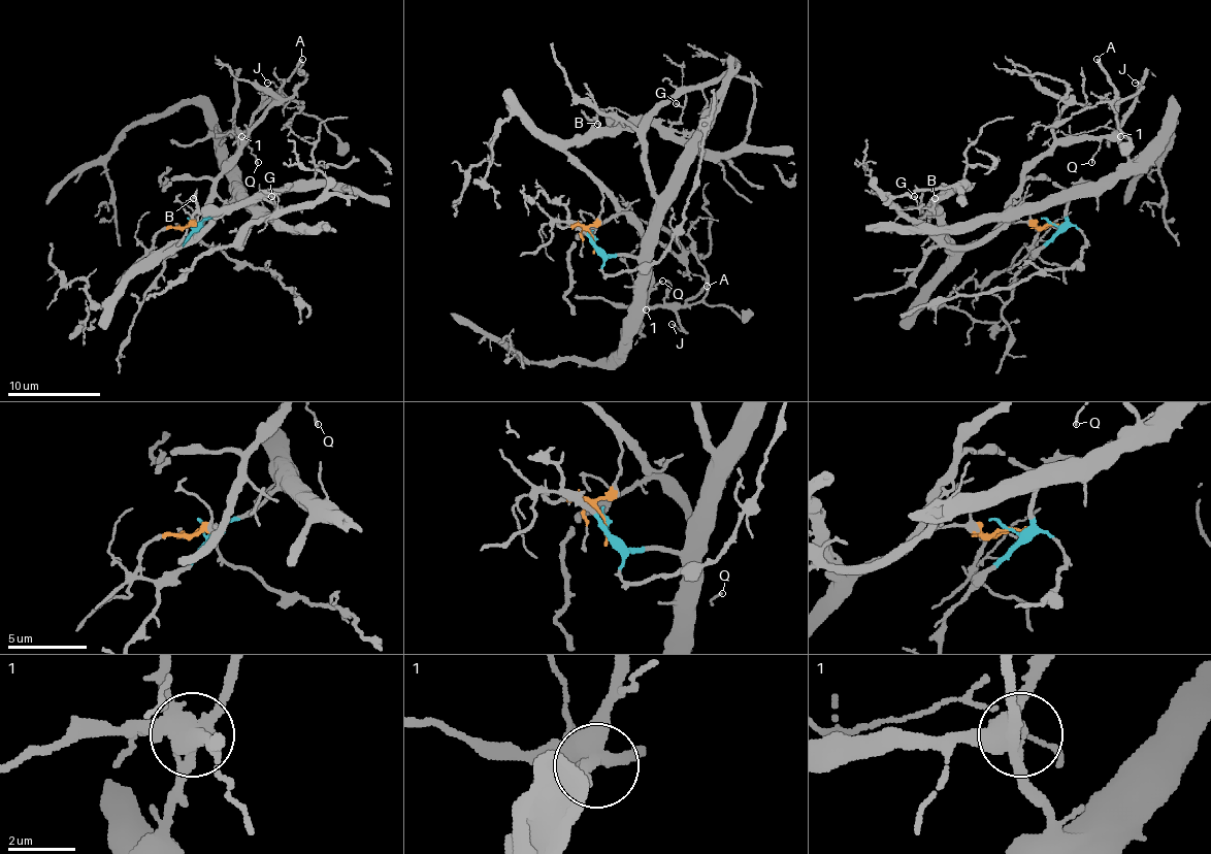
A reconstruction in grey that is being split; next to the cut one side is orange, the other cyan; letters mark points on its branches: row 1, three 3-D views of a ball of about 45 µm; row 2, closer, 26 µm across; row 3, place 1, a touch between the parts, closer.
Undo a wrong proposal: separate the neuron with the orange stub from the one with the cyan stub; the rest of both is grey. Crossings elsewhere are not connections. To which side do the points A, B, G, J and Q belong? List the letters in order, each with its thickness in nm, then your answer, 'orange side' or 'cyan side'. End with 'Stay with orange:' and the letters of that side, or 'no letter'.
A: 280 nm | cyan side
B: 150 nm | orange side
G: 140 nm | orange side
J: 100 nm | cyan side
Q: 130 nm | orange side
Stay with orange: B, G, Q

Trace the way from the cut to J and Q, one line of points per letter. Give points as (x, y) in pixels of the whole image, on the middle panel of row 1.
J: (594, 242), (607, 254), (631, 254), (639, 261), (639, 317), (646, 309), (668, 307), (683, 328), (671, 323)
Q: (594, 242), (588, 228), (597, 219), (607, 194), (641, 231), (641, 240), (648, 247), (650, 286), (661, 282)

